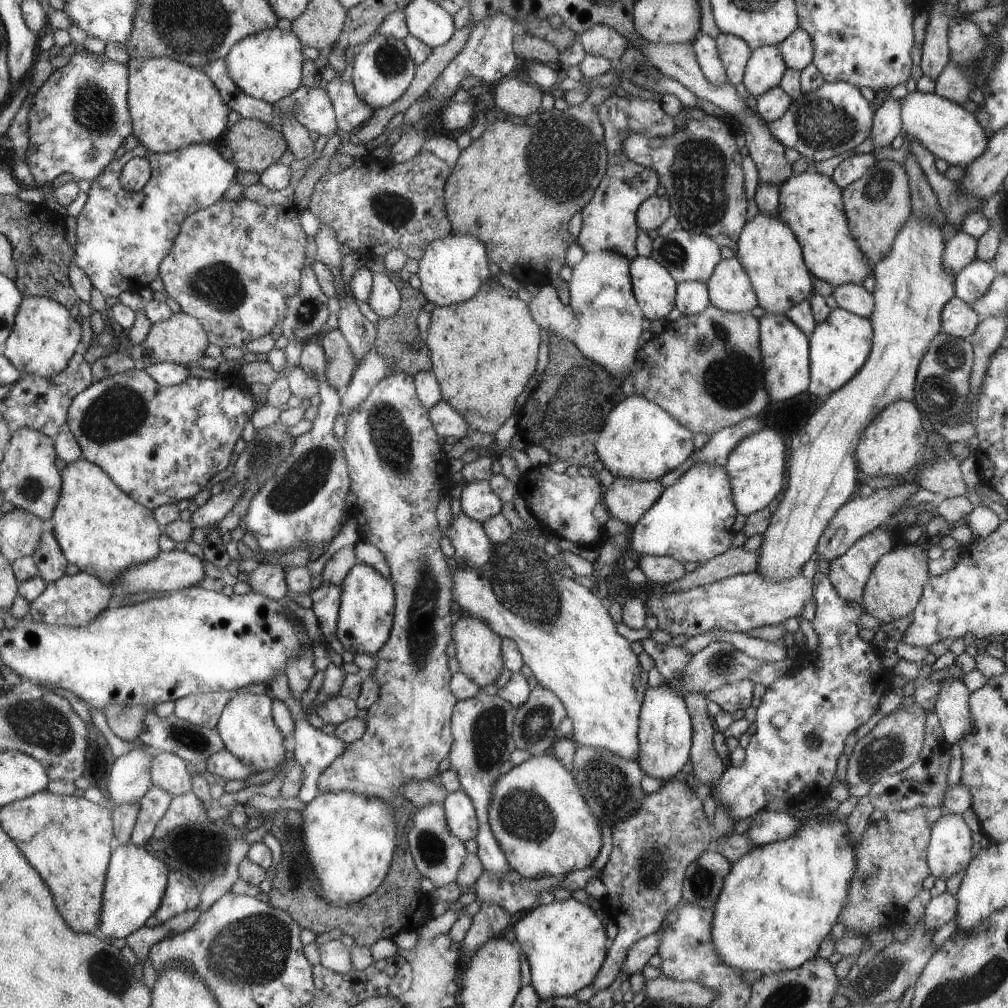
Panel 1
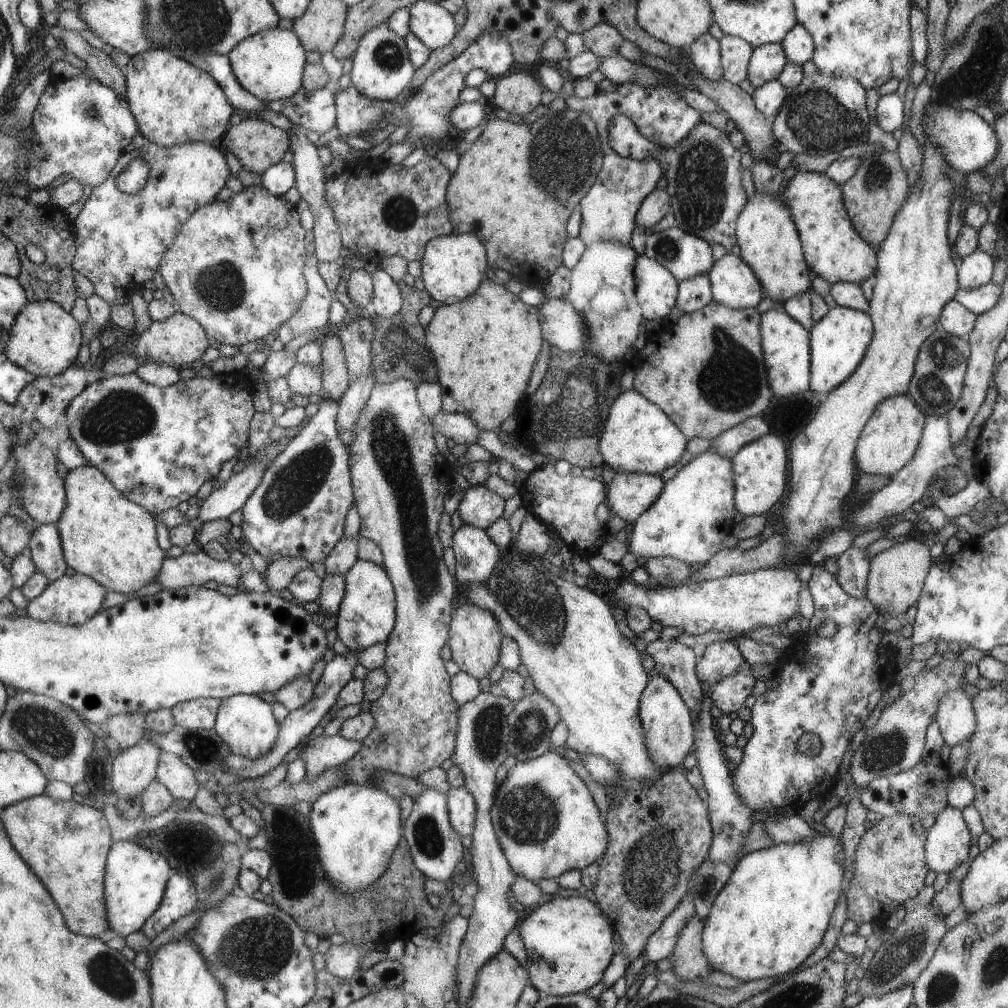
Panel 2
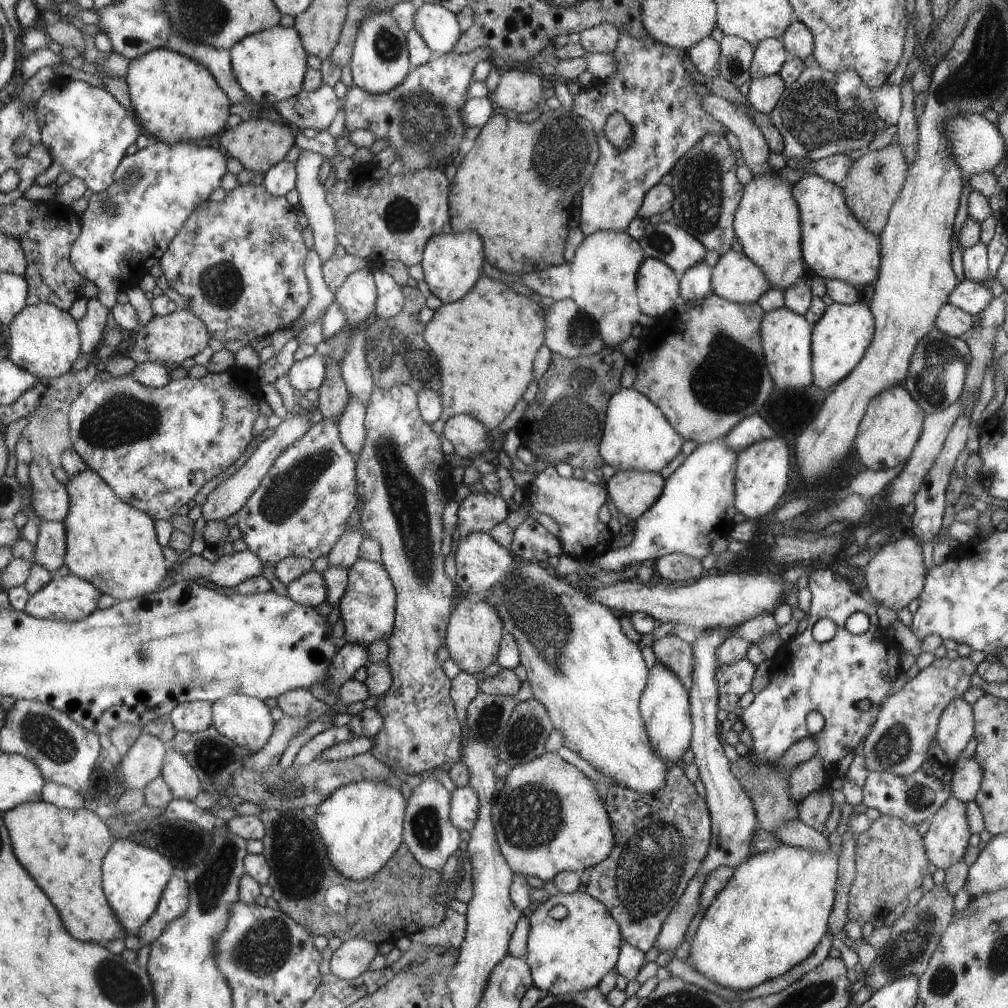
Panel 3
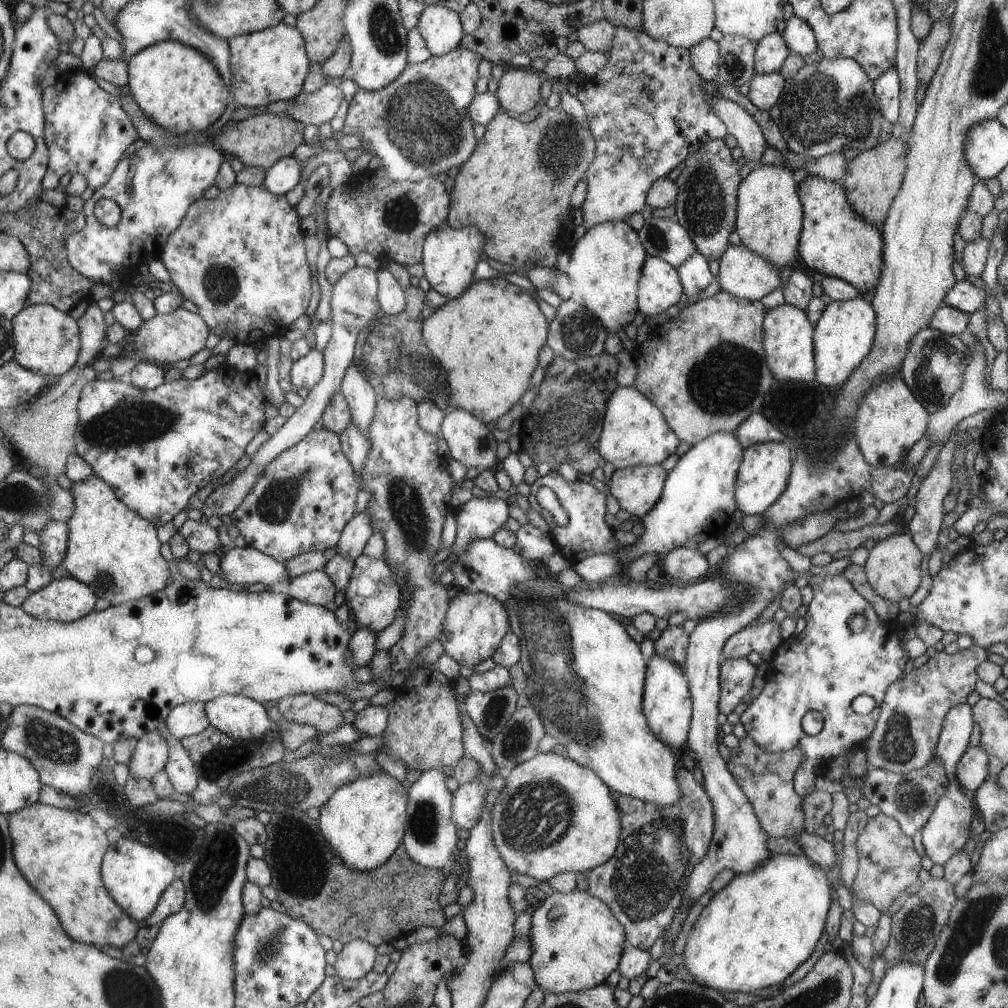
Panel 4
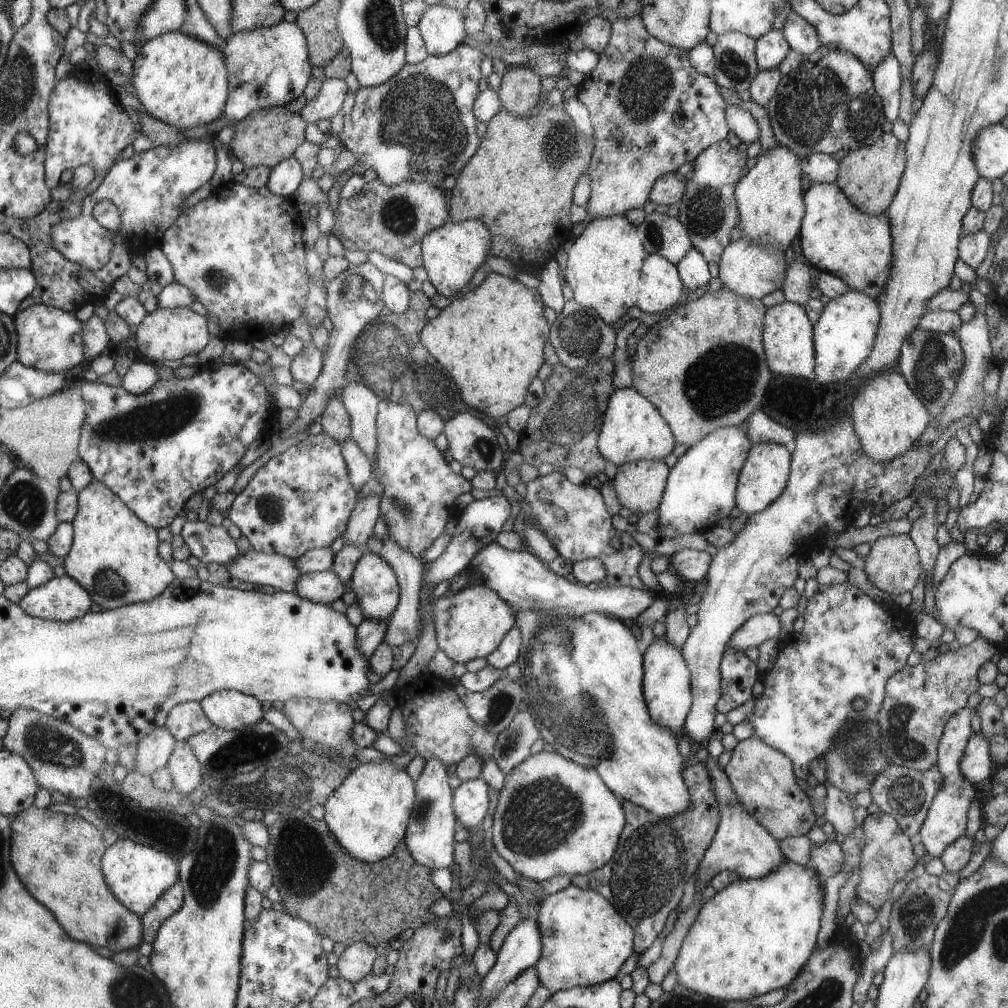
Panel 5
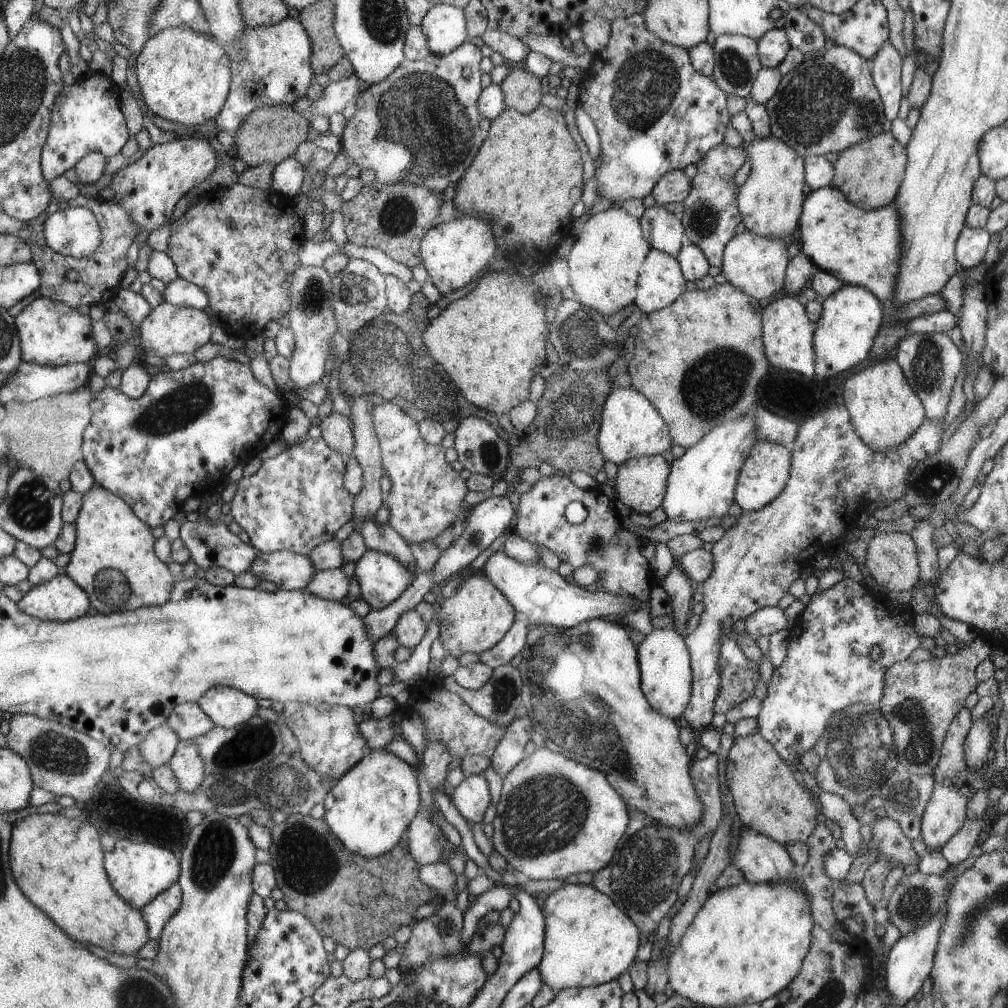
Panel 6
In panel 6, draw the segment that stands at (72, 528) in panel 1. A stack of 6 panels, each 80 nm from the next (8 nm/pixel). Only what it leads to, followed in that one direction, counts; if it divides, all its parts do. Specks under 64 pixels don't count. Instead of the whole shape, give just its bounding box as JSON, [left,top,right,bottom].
[65,484,173,613]

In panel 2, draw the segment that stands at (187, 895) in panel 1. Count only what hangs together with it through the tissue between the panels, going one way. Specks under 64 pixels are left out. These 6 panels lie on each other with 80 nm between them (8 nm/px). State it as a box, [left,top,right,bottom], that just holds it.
[142,873,198,939]

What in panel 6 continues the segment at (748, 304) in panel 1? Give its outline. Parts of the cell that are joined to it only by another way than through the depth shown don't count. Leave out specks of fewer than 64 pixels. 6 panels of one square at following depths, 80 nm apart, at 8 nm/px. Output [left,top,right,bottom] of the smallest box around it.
[719,230,789,300]

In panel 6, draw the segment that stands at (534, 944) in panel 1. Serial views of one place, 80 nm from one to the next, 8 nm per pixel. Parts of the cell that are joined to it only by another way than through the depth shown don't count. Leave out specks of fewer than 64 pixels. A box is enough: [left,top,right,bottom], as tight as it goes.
[537,884,639,993]

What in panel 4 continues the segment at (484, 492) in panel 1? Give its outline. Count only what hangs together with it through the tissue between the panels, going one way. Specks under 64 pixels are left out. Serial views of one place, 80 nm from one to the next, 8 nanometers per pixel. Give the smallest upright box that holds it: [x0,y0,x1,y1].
[451,496,510,559]

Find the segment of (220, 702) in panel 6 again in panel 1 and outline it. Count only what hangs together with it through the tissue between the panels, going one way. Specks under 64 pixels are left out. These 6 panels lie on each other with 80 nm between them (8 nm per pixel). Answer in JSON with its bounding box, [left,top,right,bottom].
[216,694,285,773]

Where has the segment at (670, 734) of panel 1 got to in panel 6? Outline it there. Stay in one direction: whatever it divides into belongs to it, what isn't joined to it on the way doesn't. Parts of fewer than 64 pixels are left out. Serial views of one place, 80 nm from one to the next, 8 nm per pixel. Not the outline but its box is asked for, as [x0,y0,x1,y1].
[638,629,693,718]

